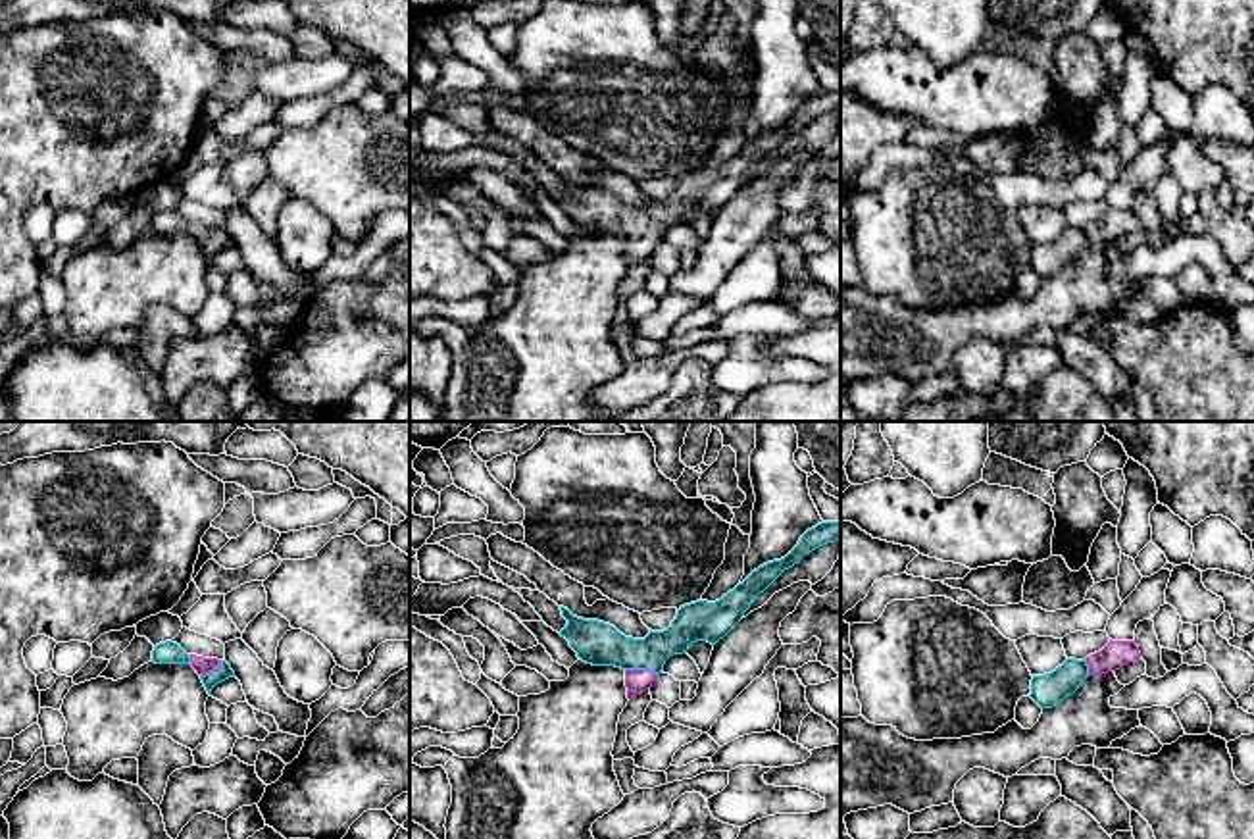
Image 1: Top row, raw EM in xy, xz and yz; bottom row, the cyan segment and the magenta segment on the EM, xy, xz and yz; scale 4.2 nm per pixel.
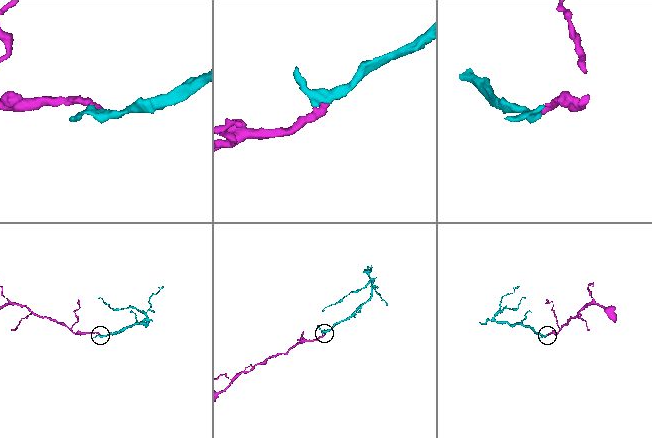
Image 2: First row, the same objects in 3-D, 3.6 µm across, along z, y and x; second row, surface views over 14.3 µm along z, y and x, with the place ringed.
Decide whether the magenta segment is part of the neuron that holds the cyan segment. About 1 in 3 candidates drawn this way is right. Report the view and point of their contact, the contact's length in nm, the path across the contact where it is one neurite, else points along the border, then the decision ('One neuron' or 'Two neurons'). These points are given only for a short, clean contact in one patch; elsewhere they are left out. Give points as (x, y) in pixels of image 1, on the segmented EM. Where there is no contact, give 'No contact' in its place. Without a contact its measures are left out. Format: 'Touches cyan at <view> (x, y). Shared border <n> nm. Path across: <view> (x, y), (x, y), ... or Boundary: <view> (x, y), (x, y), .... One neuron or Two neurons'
Touches cyan at xz (643, 668). Shared border 150 nm. Path across: xz (597, 643), (627, 653), (643, 668), (637, 682). One neuron

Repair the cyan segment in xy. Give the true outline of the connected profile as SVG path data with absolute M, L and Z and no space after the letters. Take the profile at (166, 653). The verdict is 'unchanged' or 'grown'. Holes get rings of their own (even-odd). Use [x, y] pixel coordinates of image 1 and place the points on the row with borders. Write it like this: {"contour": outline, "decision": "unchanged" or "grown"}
{"contour": "M165 641L165 643L156 645L152 650L150 662L156 662L156 664L190 664L196 670L196 674L200 675L208 695L212 693L212 689L217 683L235 675L235 672L231 670L231 666L225 660L187 654L173 641Z", "decision": "grown"}

